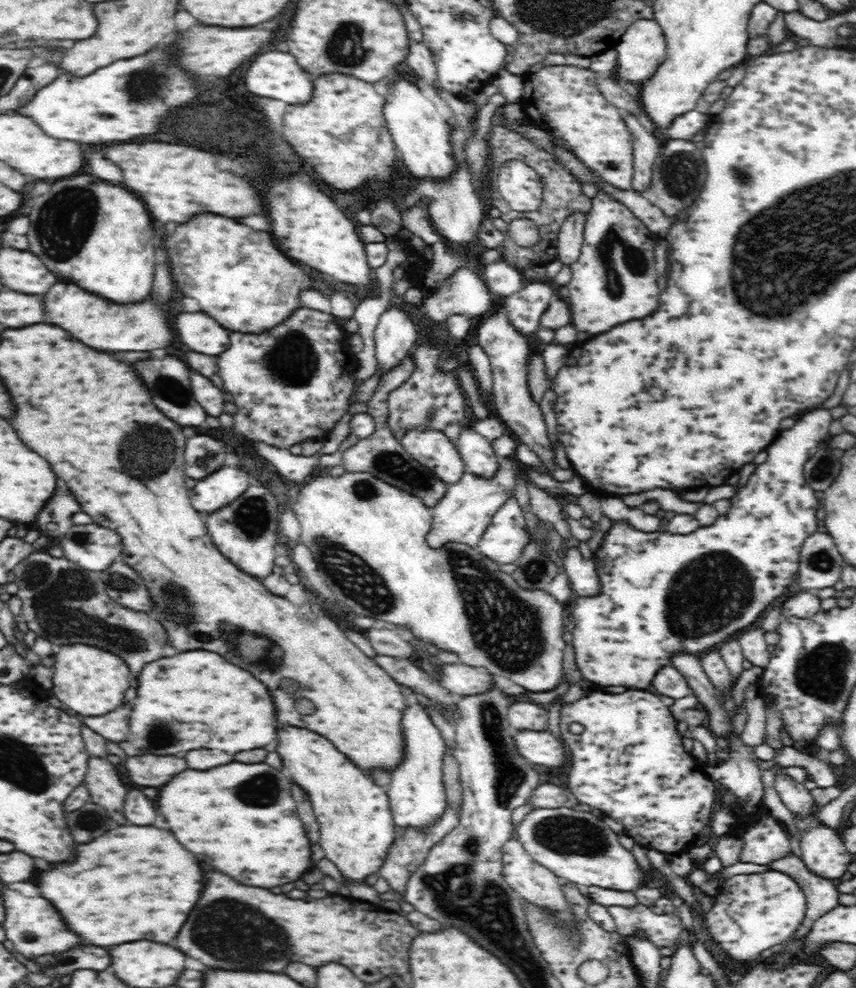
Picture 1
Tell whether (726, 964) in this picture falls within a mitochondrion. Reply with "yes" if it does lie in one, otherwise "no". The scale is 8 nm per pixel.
no

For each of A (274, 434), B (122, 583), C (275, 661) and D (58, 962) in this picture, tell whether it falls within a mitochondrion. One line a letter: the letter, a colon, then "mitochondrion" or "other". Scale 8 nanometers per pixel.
A: other
B: mitochondrion
C: mitochondrion
D: mitochondrion

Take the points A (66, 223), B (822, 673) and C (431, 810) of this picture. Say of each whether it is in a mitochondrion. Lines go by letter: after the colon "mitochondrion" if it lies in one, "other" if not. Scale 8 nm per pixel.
A: mitochondrion
B: mitochondrion
C: other

